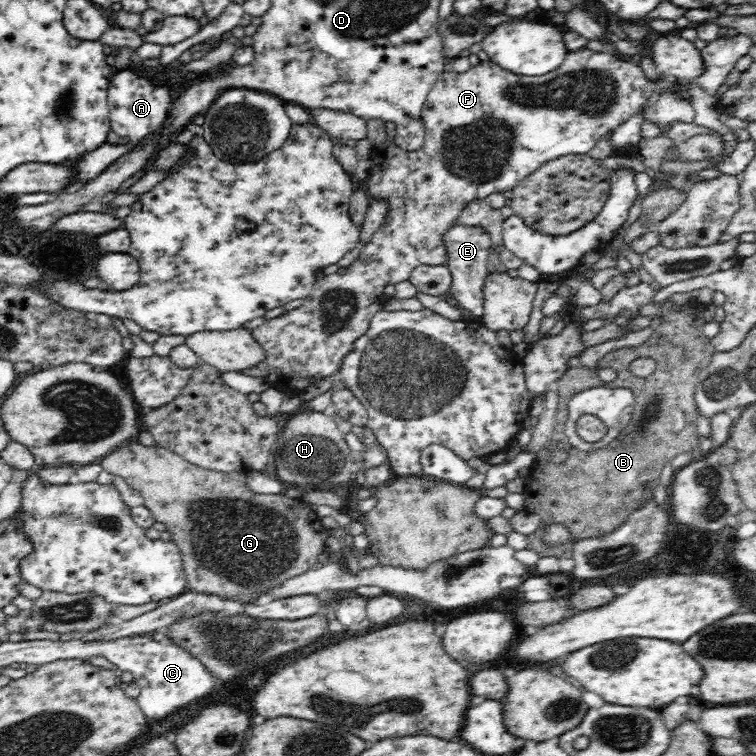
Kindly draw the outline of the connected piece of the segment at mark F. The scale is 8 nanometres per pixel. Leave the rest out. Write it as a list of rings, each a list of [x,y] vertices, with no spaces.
[[[586,47],[568,52],[557,69],[538,76],[505,71],[490,60],[480,61],[463,73],[444,72],[432,85],[423,104],[424,146],[414,152],[406,152],[393,143],[396,127],[388,123],[388,143],[379,143],[373,150],[373,165],[365,178],[365,192],[372,201],[381,200],[387,206],[387,215],[380,230],[360,248],[360,255],[353,265],[338,269],[334,274],[320,276],[312,294],[304,299],[300,307],[264,321],[256,330],[252,330],[252,337],[264,349],[264,360],[252,368],[238,371],[238,374],[262,378],[270,387],[287,396],[297,395],[324,379],[333,379],[344,356],[354,348],[355,341],[369,330],[372,317],[382,311],[384,286],[388,282],[396,284],[409,280],[410,273],[416,267],[445,264],[447,252],[443,245],[443,234],[457,224],[460,212],[472,200],[484,199],[494,192],[512,190],[521,180],[551,160],[566,155],[585,155],[604,134],[621,126],[644,104],[657,99],[660,94],[676,94],[691,103],[694,100],[692,95],[678,87],[688,82],[692,81],[679,81],[662,74],[657,79],[646,77],[637,60],[619,58],[611,51],[597,52]]]

